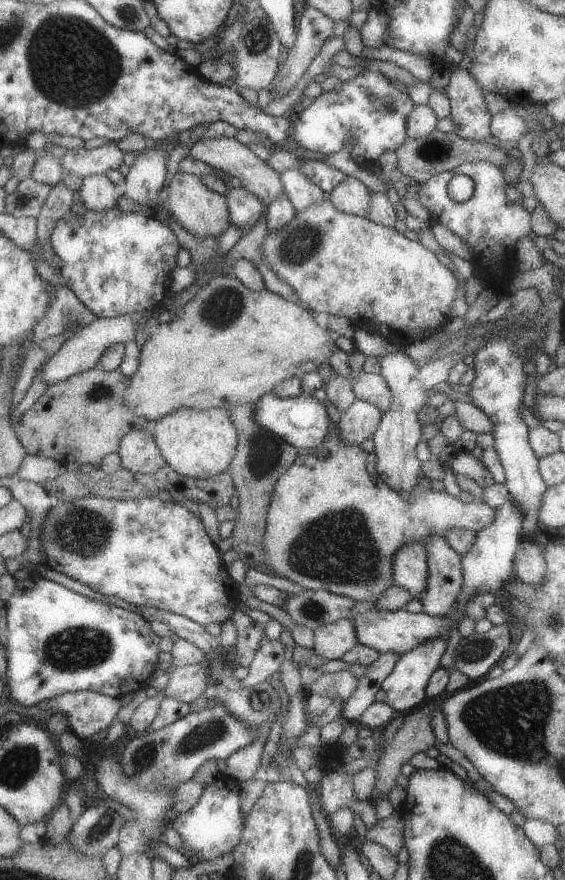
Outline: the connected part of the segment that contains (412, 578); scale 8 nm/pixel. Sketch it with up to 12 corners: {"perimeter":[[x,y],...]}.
{"perimeter":[[409,541],[392,556],[392,584],[414,598],[427,578],[424,543]]}

